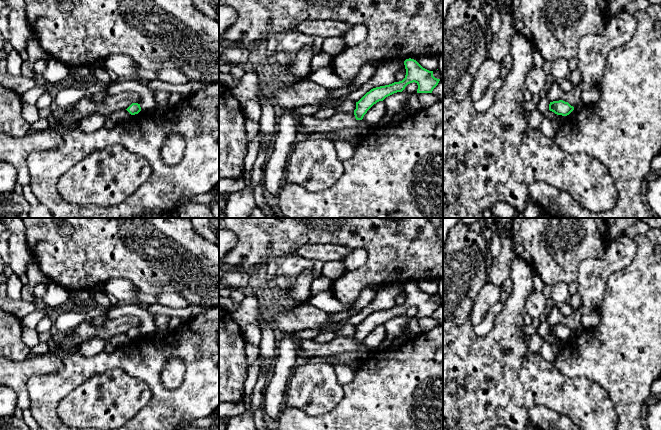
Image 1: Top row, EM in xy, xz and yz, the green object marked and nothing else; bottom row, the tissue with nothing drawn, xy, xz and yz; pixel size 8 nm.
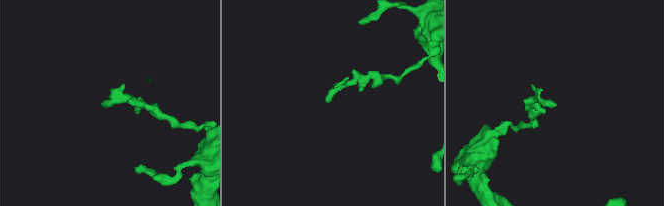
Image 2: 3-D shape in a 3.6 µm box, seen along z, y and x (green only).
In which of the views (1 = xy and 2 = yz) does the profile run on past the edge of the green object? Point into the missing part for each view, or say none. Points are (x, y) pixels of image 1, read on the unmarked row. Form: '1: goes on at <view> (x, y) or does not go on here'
1: does not go on here
2: does not go on here

